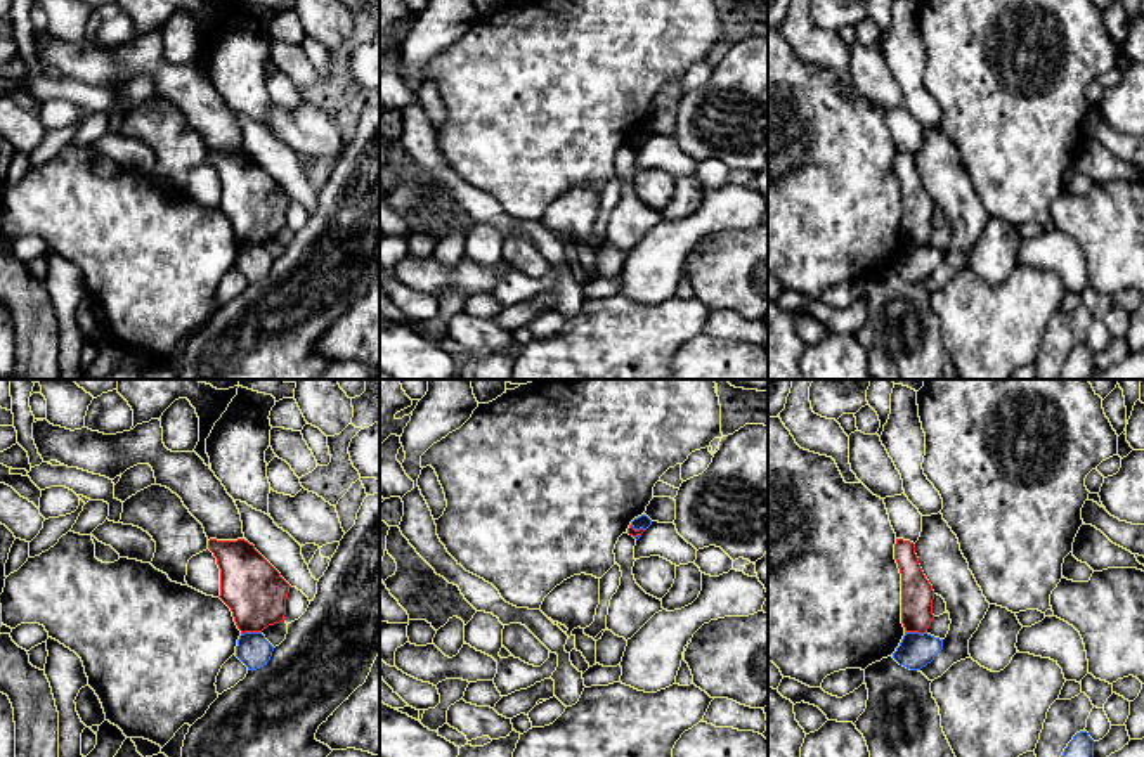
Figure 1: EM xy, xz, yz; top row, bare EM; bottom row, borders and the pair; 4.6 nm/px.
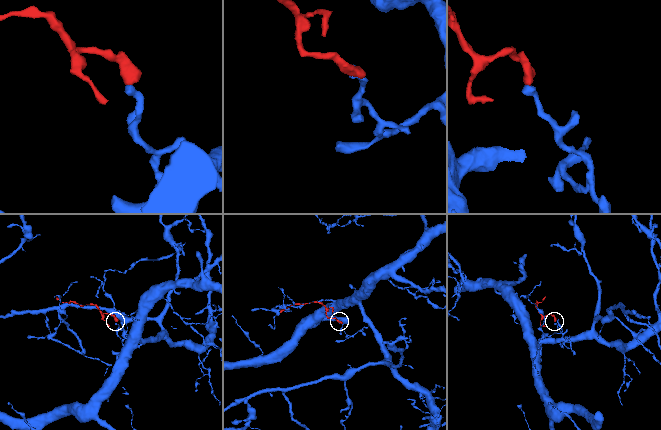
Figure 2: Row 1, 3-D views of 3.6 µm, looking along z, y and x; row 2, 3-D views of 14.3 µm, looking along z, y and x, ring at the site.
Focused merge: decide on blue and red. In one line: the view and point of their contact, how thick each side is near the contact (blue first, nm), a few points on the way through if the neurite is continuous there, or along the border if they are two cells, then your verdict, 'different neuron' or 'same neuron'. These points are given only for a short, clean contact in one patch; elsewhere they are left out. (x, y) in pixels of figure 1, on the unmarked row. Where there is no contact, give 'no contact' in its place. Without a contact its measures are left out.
yz (916, 245) | 160/150 nm | along yz (905, 241), (926, 245) | different neuron

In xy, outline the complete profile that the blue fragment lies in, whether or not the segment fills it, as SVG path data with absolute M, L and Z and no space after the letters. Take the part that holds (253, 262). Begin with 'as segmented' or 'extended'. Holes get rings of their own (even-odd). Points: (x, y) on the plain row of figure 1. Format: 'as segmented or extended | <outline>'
as segmented | M244 244L237 251L236 269L248 279L257 282L270 272L274 258L262 244Z

